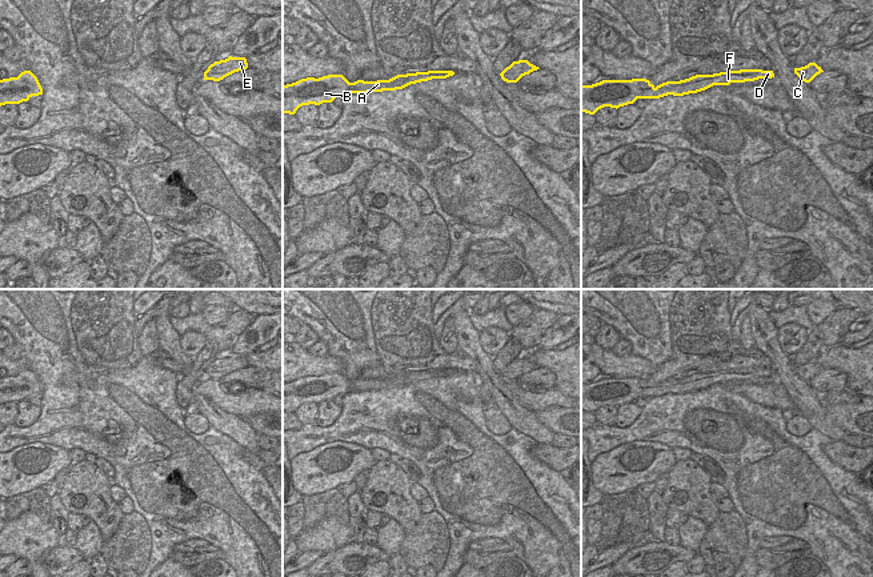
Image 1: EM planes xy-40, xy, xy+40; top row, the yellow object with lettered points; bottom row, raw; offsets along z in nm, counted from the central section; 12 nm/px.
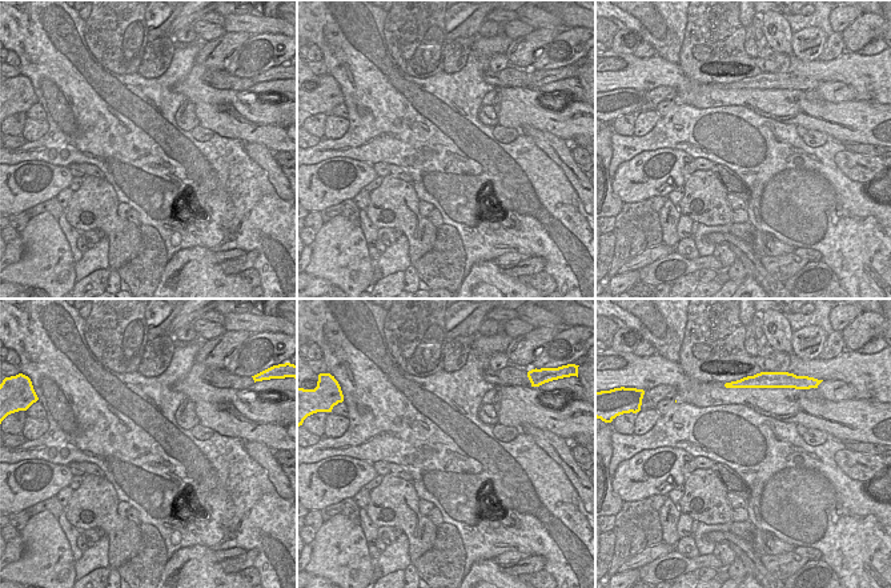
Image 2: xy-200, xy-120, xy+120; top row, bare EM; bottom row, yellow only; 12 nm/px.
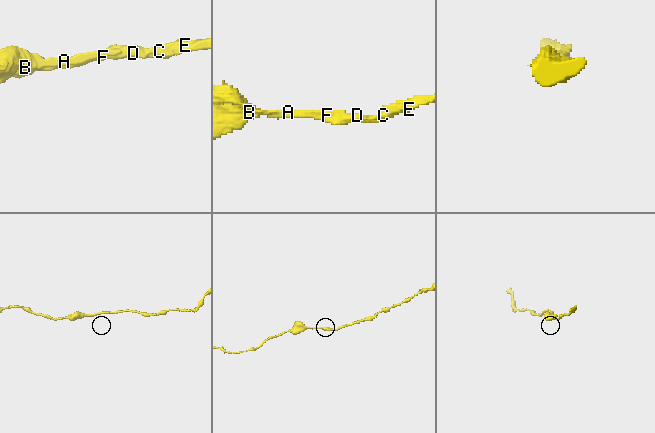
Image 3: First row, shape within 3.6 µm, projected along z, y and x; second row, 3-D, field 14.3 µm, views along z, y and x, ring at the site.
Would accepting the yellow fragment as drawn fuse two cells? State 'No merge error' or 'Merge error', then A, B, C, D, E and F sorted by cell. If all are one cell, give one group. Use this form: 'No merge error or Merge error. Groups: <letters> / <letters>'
No merge error. Groups: A B C D E F.

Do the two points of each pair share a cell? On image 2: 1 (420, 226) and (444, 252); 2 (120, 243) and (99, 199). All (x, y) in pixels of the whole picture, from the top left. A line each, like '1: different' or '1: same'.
1: different
2: same

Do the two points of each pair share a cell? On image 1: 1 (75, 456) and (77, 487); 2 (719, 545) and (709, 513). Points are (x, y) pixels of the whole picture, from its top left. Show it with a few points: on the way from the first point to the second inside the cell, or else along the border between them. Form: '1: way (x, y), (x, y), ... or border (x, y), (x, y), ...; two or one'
1: border (84, 459), (72, 464); two
2: border (720, 512), (708, 525); two

